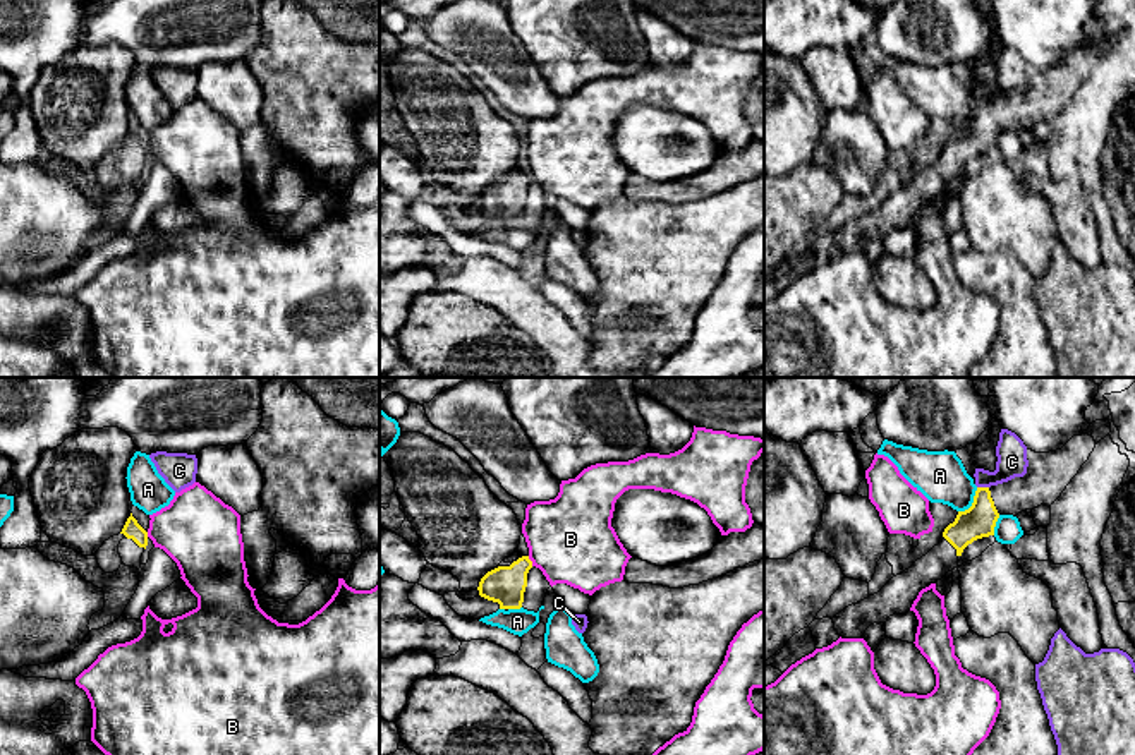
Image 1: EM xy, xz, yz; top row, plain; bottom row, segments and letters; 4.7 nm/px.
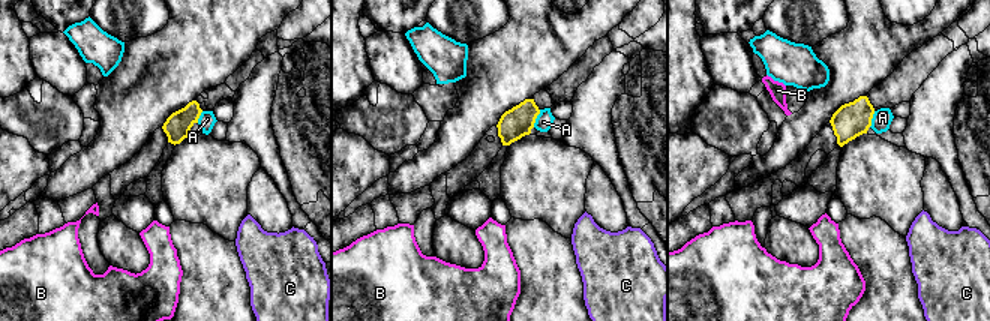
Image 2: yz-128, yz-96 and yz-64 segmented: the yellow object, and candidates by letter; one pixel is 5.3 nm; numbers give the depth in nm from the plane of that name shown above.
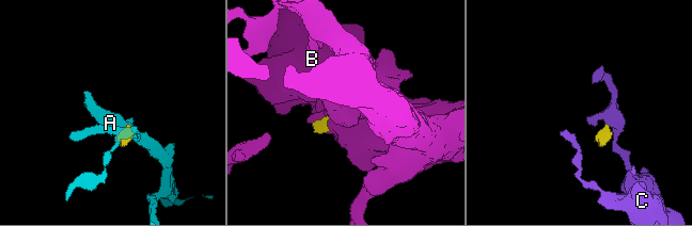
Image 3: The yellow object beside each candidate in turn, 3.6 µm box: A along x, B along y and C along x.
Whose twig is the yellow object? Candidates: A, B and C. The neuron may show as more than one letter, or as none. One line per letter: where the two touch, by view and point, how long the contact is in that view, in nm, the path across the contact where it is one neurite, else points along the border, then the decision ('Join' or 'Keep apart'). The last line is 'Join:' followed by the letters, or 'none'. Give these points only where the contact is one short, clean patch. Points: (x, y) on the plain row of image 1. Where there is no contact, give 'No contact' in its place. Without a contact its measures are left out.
A: Touches yellow at yz (972, 119). Shared border 150 nm. Boundary: yz (977, 103), (972, 119), (958, 127). Keep apart
B: Touches yellow at xz (531, 177). Shared border 50 nm. Boundary: xz (528, 172), (533, 181). Keep apart
C: Touches yellow at yz (983, 103). Shared border 60 nm. Boundary: yz (977, 102), (988, 103). Keep apart
Join: none

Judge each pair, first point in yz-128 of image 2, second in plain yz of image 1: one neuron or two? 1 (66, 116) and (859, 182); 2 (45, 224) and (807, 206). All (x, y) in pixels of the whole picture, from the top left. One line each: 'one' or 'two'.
1: one
2: two

